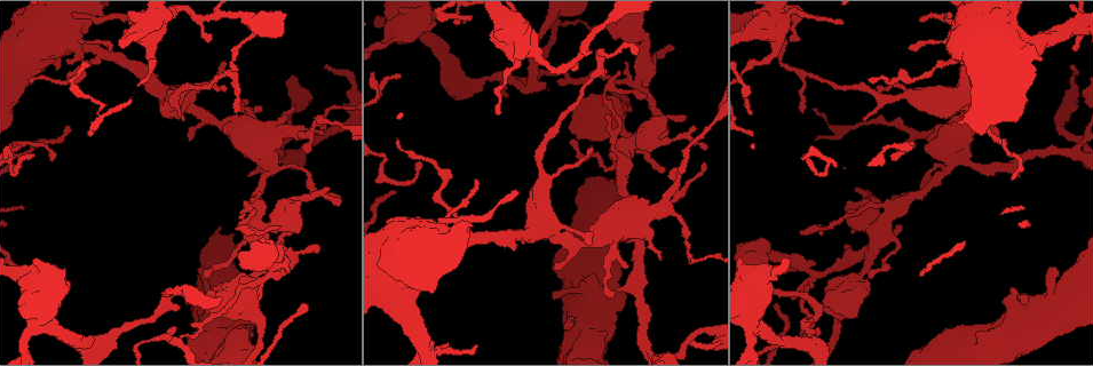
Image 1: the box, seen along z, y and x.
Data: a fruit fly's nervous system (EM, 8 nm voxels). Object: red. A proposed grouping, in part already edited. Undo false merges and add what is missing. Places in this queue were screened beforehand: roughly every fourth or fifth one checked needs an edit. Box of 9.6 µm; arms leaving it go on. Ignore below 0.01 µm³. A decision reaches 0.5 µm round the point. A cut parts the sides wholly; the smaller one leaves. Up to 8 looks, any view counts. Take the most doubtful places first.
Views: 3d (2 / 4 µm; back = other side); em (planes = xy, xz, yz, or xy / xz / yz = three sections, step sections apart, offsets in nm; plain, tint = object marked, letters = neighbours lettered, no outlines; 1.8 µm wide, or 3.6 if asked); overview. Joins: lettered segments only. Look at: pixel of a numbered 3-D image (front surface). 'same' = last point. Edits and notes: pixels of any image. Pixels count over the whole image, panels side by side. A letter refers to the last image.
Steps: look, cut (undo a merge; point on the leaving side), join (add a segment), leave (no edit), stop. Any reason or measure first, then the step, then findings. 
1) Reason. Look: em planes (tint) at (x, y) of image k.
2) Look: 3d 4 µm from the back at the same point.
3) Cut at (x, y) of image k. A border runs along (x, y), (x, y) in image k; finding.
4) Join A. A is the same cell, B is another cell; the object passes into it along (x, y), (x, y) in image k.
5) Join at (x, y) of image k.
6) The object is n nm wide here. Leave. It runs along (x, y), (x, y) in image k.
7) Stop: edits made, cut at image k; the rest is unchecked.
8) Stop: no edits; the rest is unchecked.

Abrupt turn. Look: em planes (tint) at (646, 47) of image 1.

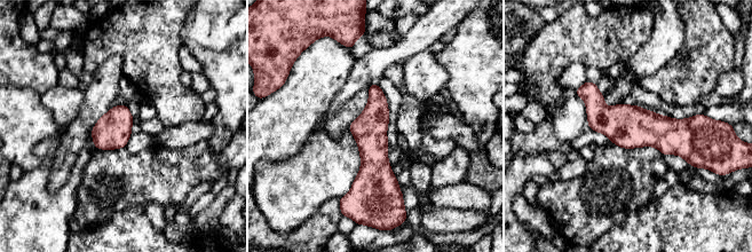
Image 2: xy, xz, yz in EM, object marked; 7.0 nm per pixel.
What lies round it. Look: em planes (letters) at the same point.

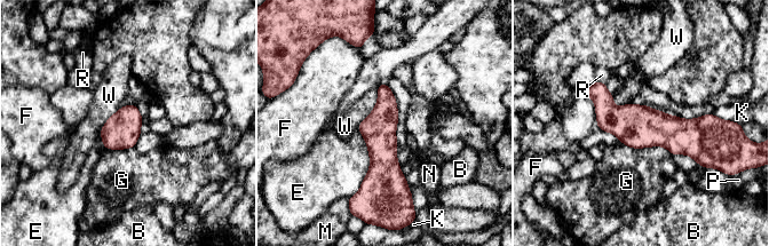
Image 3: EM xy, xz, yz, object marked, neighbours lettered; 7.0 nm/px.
Leave. B, E, F, G, K, M, N, P, R and W are other cells; a border runs along (378, 87), (378, 101), (357, 131) in image 3; all the same neuron.

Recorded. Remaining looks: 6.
Calibre changes. Look: 3d 4 µm at (438, 226) of image 1.

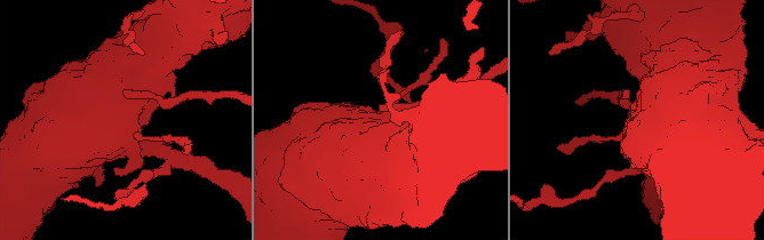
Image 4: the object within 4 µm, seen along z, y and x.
Look: em 3.6 µm planes (letters) at (123, 136) of image 4.

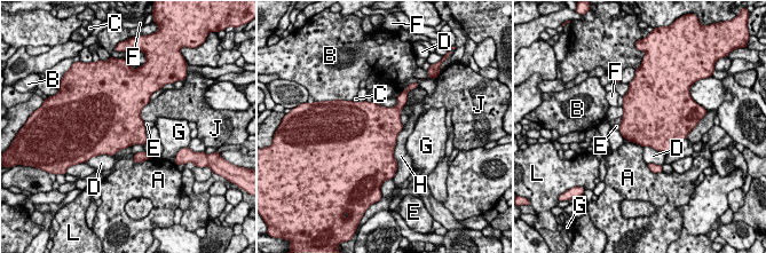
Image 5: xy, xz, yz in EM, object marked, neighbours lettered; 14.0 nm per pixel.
Leave. A, B, C, D, E, F, G, H, J and L are other cells; a border runs along (403, 127), (394, 150), (396, 166) in image 5; continuous, no second neuron.

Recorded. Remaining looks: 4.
Branch stops here. Look: 3d 2 µm from the back at (750, 113) of image 1.

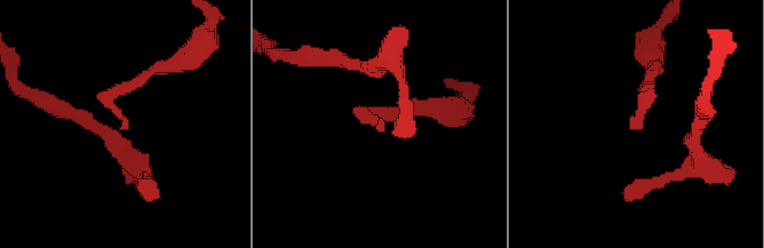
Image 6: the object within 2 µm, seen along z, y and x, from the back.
Shape alone is not enough. Look: em xz step 4 (tint) at (637, 127) of image 6.

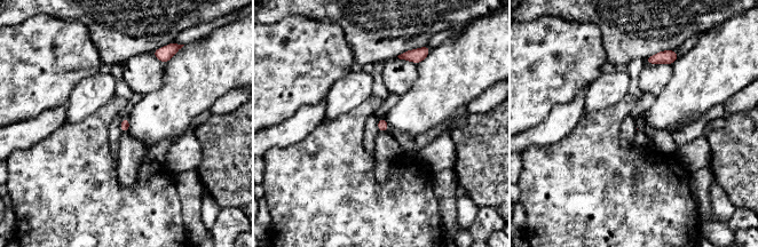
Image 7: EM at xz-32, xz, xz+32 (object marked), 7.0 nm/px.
Another direction. Look: em planes (letters) at the same point.

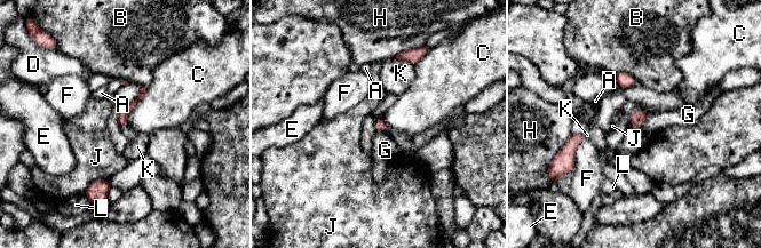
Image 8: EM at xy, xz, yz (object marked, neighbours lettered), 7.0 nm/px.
Leave. A, B, C, D, E, F, G, H, J, K and L are other cells; a border runs along (147, 86), (129, 112), (127, 125) in image 8; no lettered segment goes on from it.

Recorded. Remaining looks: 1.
Stop: no edits; the rest is unchecked.

